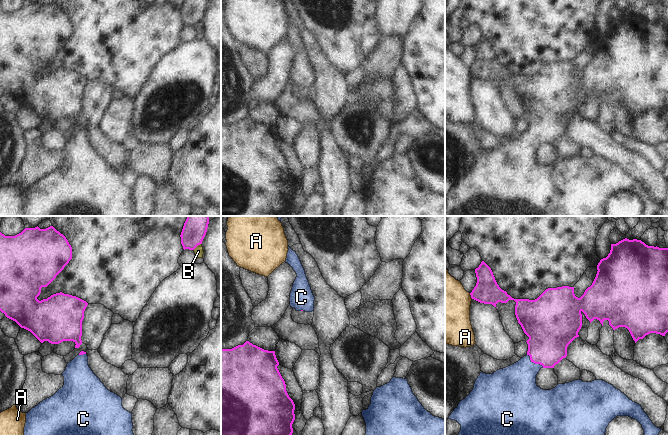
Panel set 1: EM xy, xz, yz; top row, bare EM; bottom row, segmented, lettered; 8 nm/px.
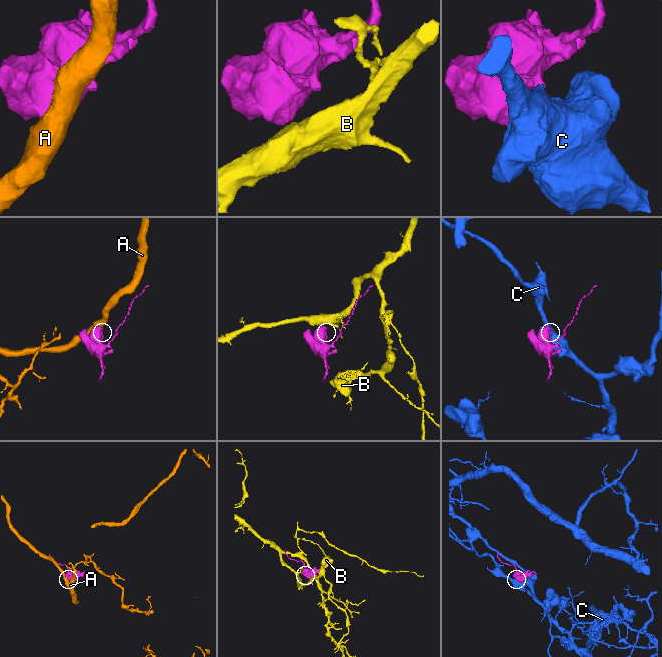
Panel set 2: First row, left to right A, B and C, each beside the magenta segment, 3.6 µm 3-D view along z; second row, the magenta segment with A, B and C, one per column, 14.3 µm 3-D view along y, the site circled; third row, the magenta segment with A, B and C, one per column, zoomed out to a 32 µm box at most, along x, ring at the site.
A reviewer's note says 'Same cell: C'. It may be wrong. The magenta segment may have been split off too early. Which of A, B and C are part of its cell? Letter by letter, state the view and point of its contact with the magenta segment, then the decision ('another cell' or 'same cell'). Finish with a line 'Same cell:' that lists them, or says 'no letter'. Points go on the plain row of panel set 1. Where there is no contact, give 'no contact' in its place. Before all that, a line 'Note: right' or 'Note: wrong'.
Note: right
A: contact yz (471, 72); another cell
B: contact xy (197, 21); another cell
C: contact yz (534, 138); same cell
Same cell: C

